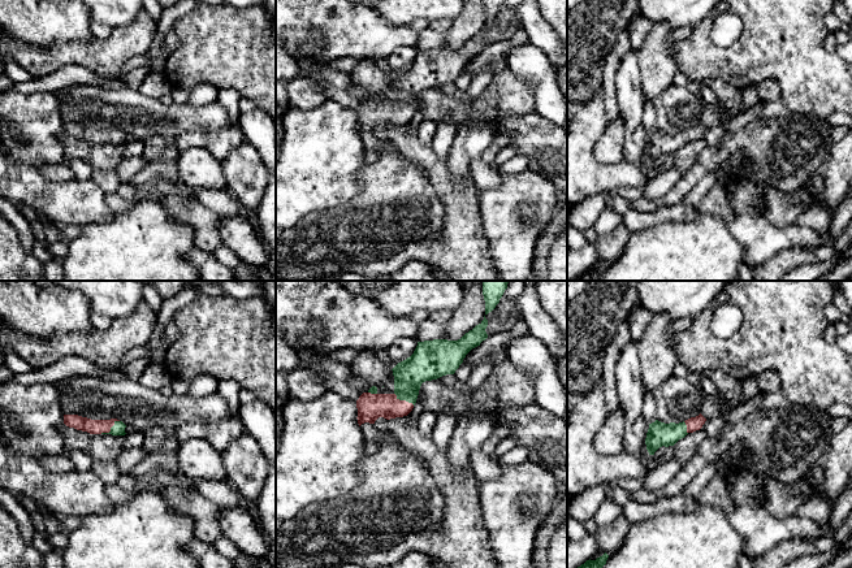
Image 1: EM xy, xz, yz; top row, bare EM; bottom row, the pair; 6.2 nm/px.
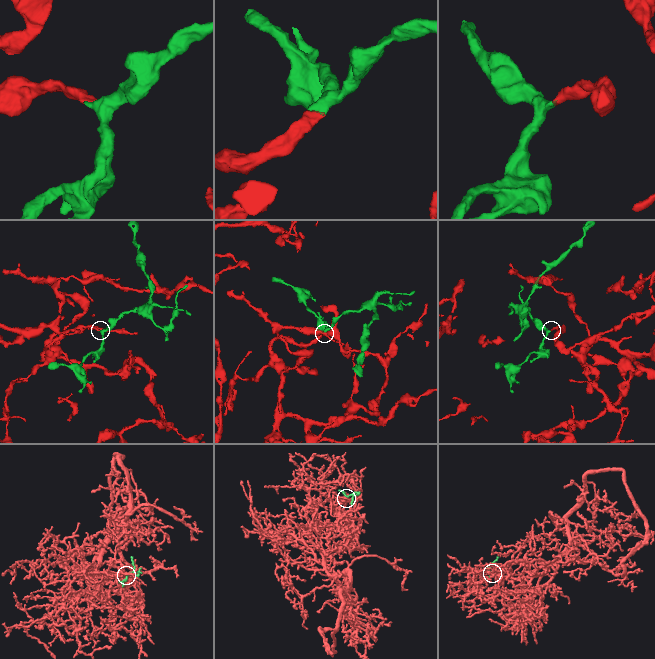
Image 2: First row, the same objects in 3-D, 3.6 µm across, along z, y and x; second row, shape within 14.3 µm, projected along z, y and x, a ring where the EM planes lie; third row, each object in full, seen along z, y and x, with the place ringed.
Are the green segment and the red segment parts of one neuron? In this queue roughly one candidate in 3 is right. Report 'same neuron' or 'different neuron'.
same neuron

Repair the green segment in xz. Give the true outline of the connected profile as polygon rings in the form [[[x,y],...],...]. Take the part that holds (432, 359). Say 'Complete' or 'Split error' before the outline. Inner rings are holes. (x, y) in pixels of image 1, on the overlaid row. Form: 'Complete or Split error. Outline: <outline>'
Split error. Outline: [[[488,320],[476,325],[458,341],[433,339],[418,342],[414,354],[398,363],[392,370],[394,393],[379,394],[372,386],[356,400],[358,424],[375,424],[379,417],[386,420],[407,416],[418,399],[423,382],[454,374],[466,355],[488,338]]]

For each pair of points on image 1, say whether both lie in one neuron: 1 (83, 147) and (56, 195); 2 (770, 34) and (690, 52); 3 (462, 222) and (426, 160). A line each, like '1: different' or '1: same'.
1: different
2: same
3: same

